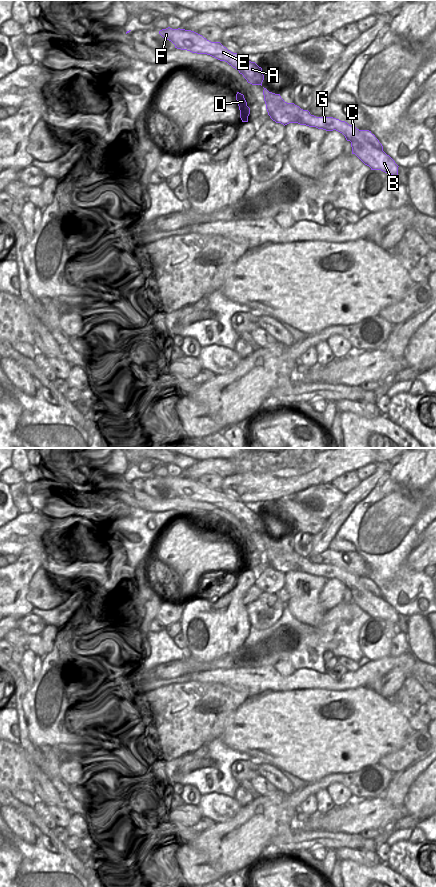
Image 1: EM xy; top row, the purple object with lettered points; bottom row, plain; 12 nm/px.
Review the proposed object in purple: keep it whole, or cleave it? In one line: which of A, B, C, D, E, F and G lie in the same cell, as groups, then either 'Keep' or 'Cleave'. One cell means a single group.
Groups: A B C E F G / D. Cleave.

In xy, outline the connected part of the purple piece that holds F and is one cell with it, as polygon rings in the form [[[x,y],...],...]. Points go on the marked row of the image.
[[[170,27],[162,29],[159,34],[171,41],[175,48],[187,50],[197,54],[207,54],[220,61],[225,61],[252,85],[261,85],[264,80],[262,68],[255,62],[251,62],[247,57],[233,53],[224,47],[220,42],[211,42],[202,35],[185,29],[172,29]]]

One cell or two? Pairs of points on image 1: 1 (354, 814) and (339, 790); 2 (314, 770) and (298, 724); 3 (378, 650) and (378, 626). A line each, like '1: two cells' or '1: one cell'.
1: two cells
2: one cell
3: one cell

